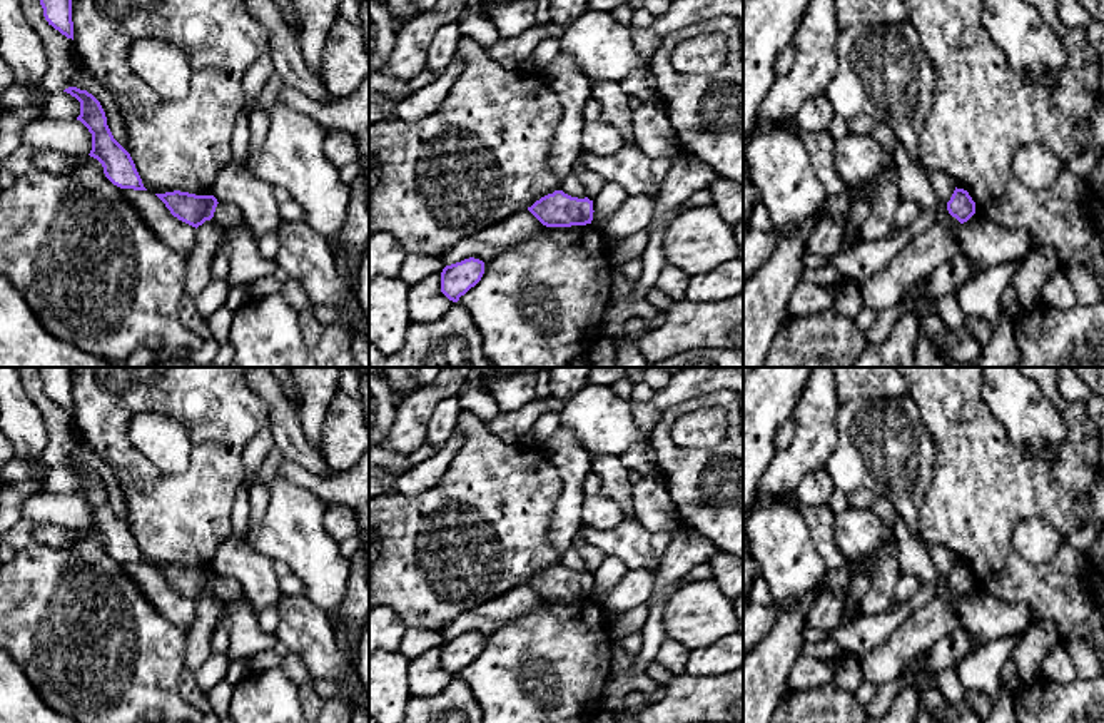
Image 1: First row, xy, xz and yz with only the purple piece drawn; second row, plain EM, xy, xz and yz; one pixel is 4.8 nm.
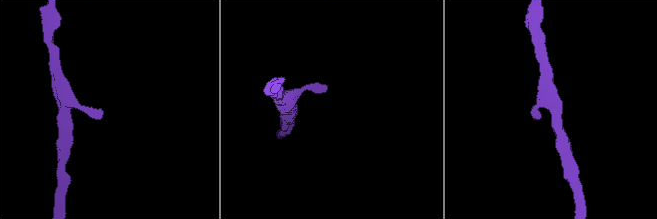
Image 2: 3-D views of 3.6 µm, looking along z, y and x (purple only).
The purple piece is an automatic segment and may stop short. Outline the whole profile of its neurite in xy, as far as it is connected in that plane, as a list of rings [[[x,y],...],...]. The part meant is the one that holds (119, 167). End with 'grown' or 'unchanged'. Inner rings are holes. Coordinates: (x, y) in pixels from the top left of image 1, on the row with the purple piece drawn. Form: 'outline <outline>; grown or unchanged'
outline [[[68,87],[63,92],[80,102],[77,120],[92,134],[89,155],[102,164],[105,177],[120,189],[147,190],[130,154],[114,139],[100,102],[87,90],[77,87]]]; unchanged

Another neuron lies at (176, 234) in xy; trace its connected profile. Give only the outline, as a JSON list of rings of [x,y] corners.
[[[122,189],[124,197],[137,209],[140,219],[172,250],[187,257],[197,242],[195,227],[179,220],[150,190]]]

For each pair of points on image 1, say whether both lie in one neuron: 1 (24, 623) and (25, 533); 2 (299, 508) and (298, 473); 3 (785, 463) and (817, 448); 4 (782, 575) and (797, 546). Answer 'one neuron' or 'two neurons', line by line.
1: two neurons
2: two neurons
3: one neuron
4: one neuron

